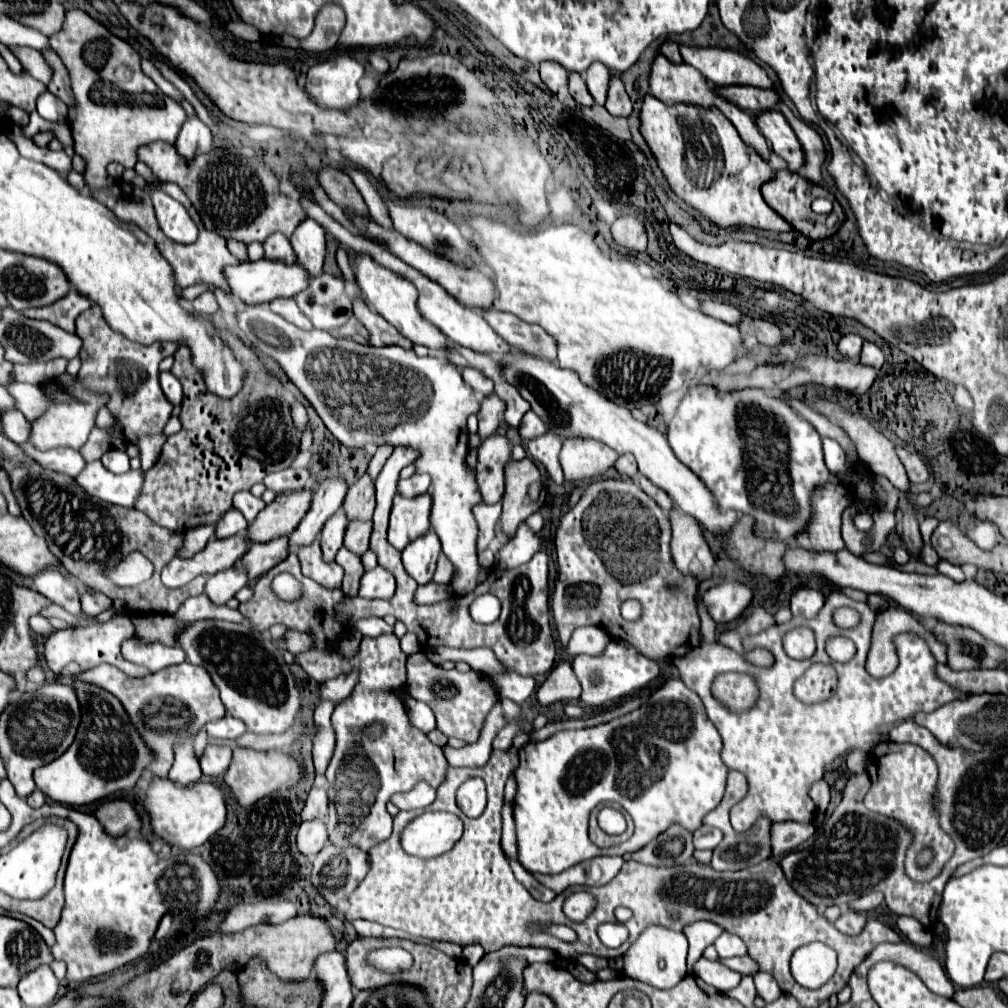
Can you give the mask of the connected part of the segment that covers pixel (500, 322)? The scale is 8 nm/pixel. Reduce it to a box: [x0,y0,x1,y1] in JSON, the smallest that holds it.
[480,308,556,360]

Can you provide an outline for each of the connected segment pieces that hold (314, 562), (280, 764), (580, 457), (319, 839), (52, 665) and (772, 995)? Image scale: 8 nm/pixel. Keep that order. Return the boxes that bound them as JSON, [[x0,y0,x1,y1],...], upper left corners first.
[[298,538,340,588],[224,748,300,806],[560,438,618,480],[296,820,328,858],[44,614,150,676],[754,972,782,1002]]

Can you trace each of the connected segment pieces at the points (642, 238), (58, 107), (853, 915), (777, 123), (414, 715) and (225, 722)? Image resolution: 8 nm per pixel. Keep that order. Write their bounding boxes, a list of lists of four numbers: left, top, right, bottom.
[[612,216,646,250],[38,92,68,122],[834,908,866,936],[756,110,804,172],[406,698,436,734],[206,714,246,740]]

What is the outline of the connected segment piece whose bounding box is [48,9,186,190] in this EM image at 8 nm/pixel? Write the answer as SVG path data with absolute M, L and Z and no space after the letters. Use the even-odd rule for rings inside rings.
M71 9L66 12L64 28L52 34L48 40L70 74L74 106L68 112L68 124L74 138L74 150L88 164L84 178L90 190L108 188L114 184L114 180L106 174L106 166L110 162L120 162L124 168L134 168L134 164L138 162L140 146L148 146L156 140L170 144L176 142L176 136L186 120L184 108L176 100L166 96L142 72L140 54L118 36L114 36L106 26L80 9ZM92 62L104 64L100 70L96 70ZM102 82L110 82L116 96L108 100L102 92L98 92ZM94 90L98 92L98 96L94 94Z

